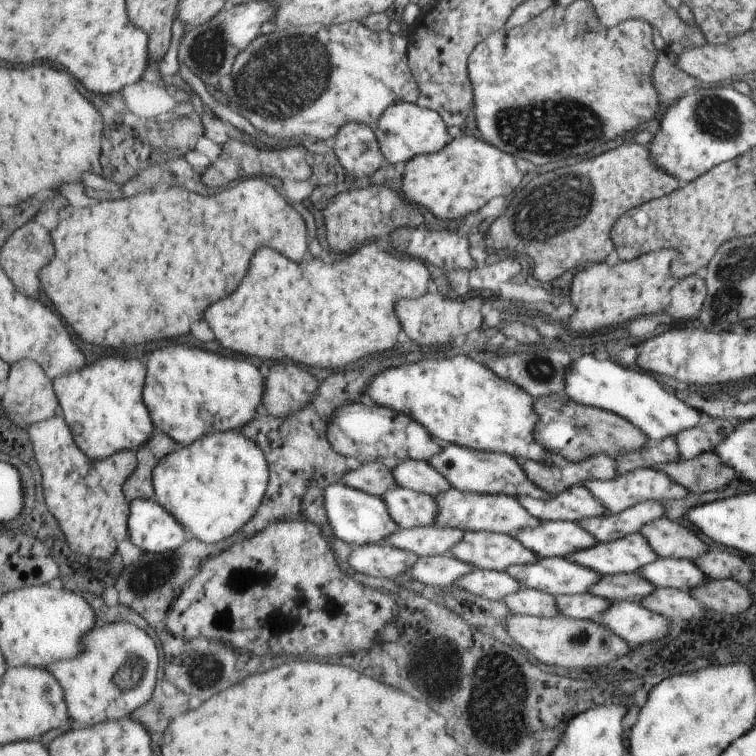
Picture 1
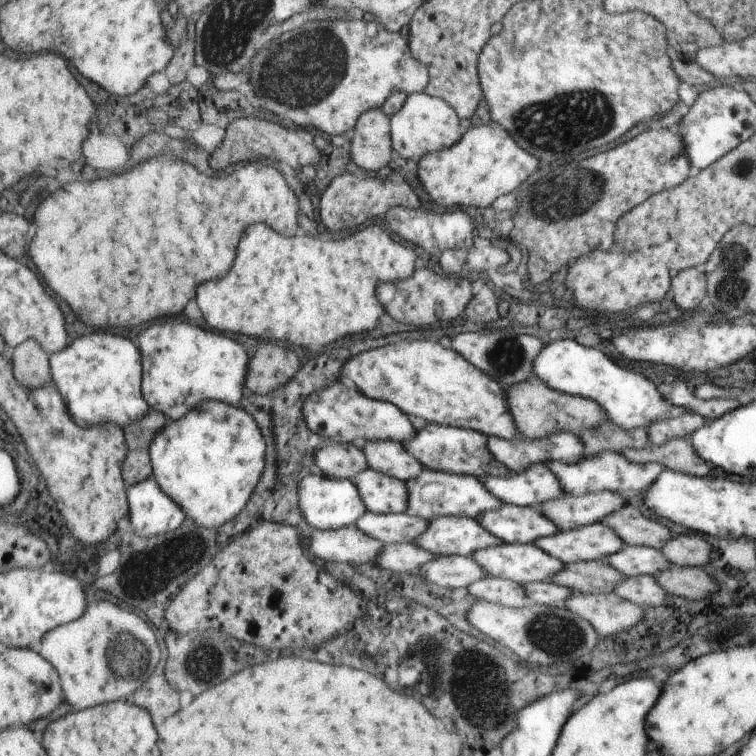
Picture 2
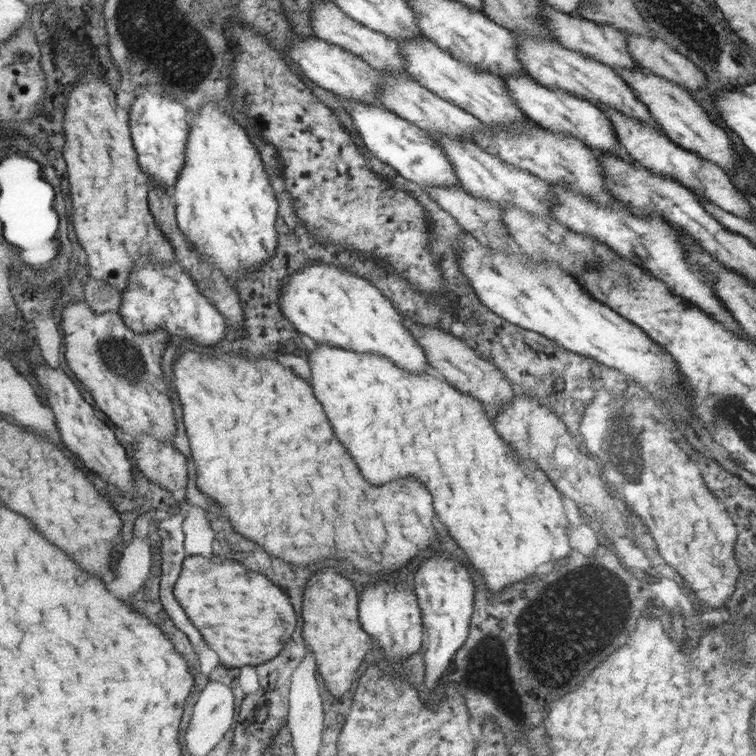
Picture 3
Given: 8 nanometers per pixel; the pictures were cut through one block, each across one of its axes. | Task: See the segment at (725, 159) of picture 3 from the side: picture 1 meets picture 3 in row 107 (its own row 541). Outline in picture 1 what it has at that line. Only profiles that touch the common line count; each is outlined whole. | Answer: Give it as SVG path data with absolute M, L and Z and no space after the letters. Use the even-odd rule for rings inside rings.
M659 518L652 525L646 525L640 532L662 558L698 560L706 554L706 544L698 540L687 527L678 522Z

